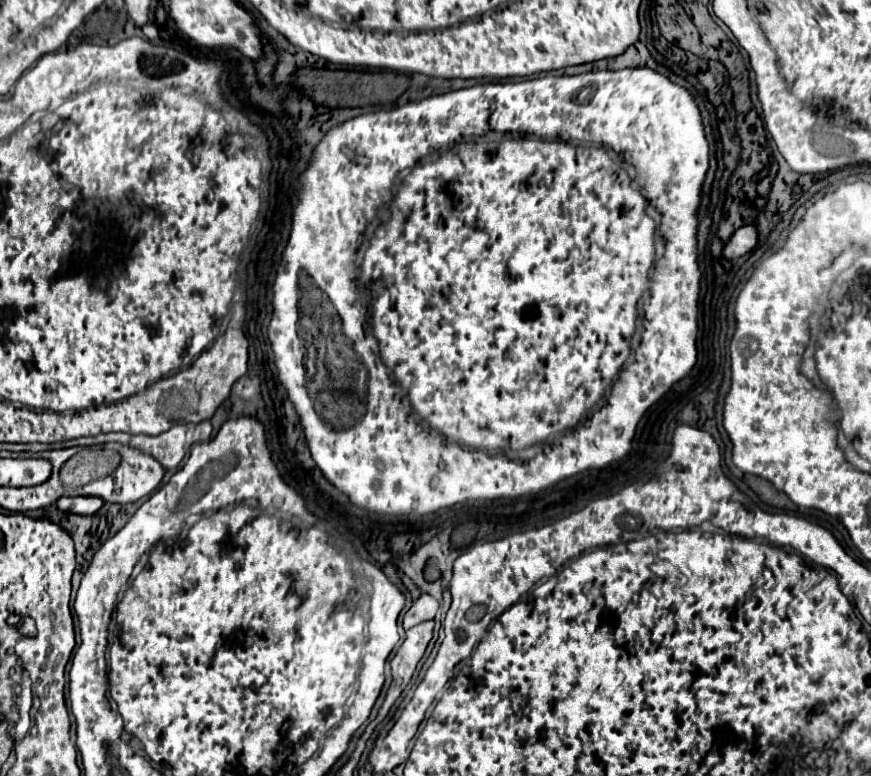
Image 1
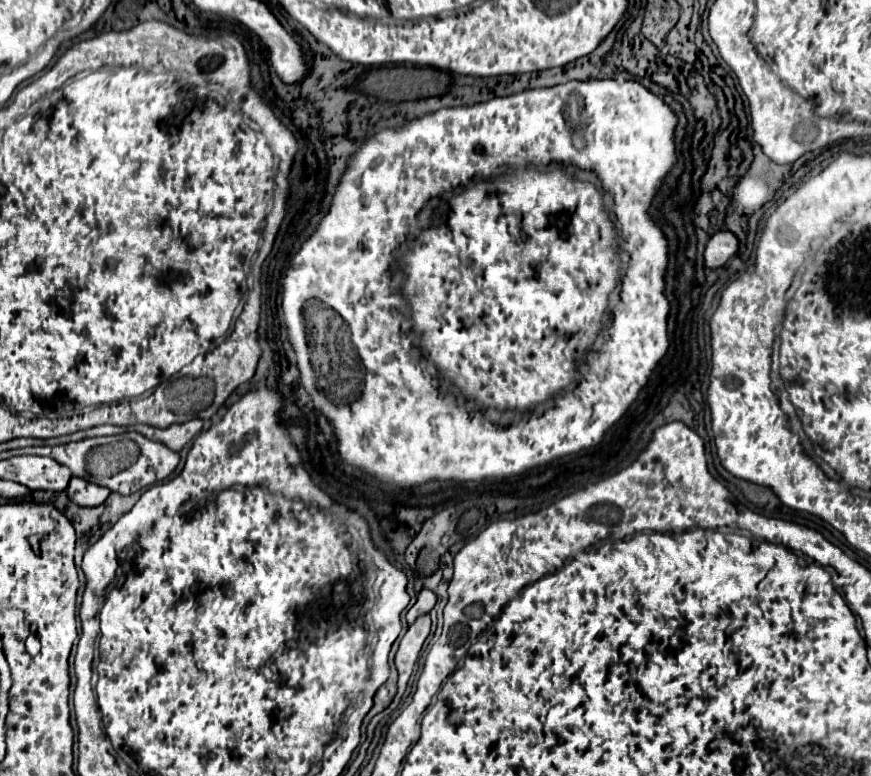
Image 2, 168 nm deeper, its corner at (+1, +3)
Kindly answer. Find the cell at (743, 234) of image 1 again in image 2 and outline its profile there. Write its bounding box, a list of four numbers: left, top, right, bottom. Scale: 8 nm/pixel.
[704,230,738,268]

